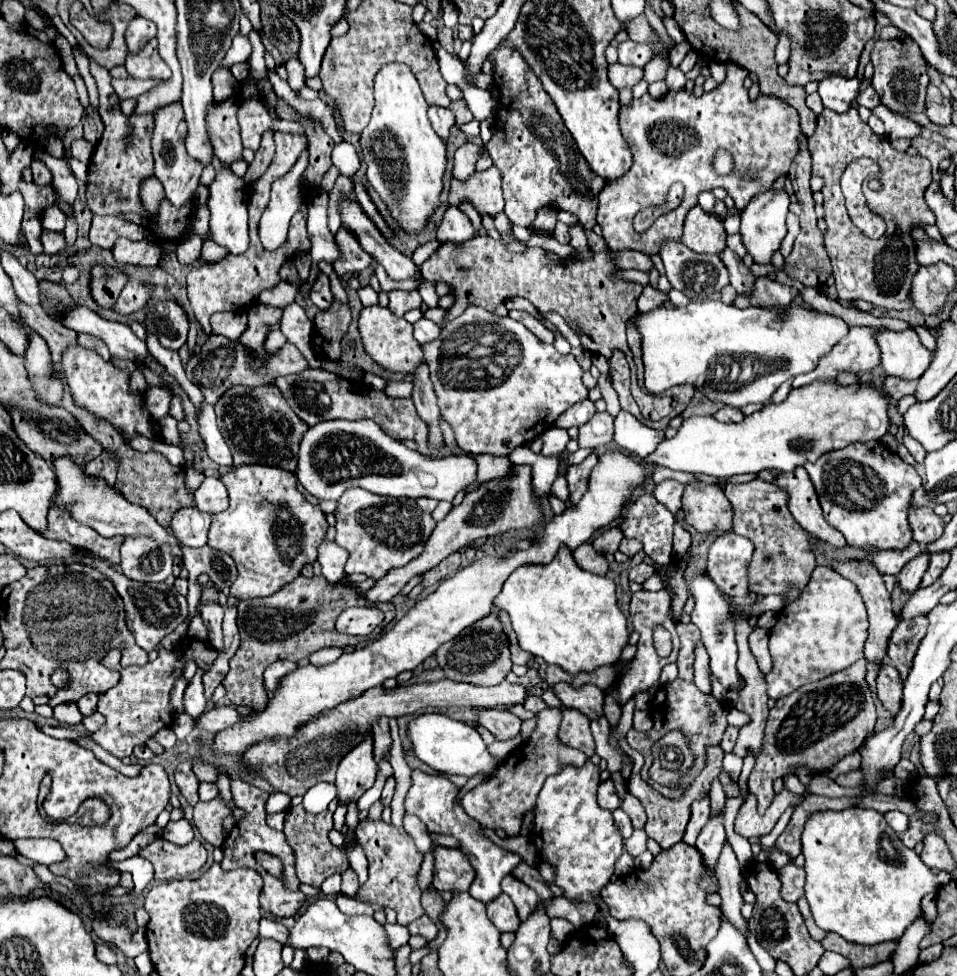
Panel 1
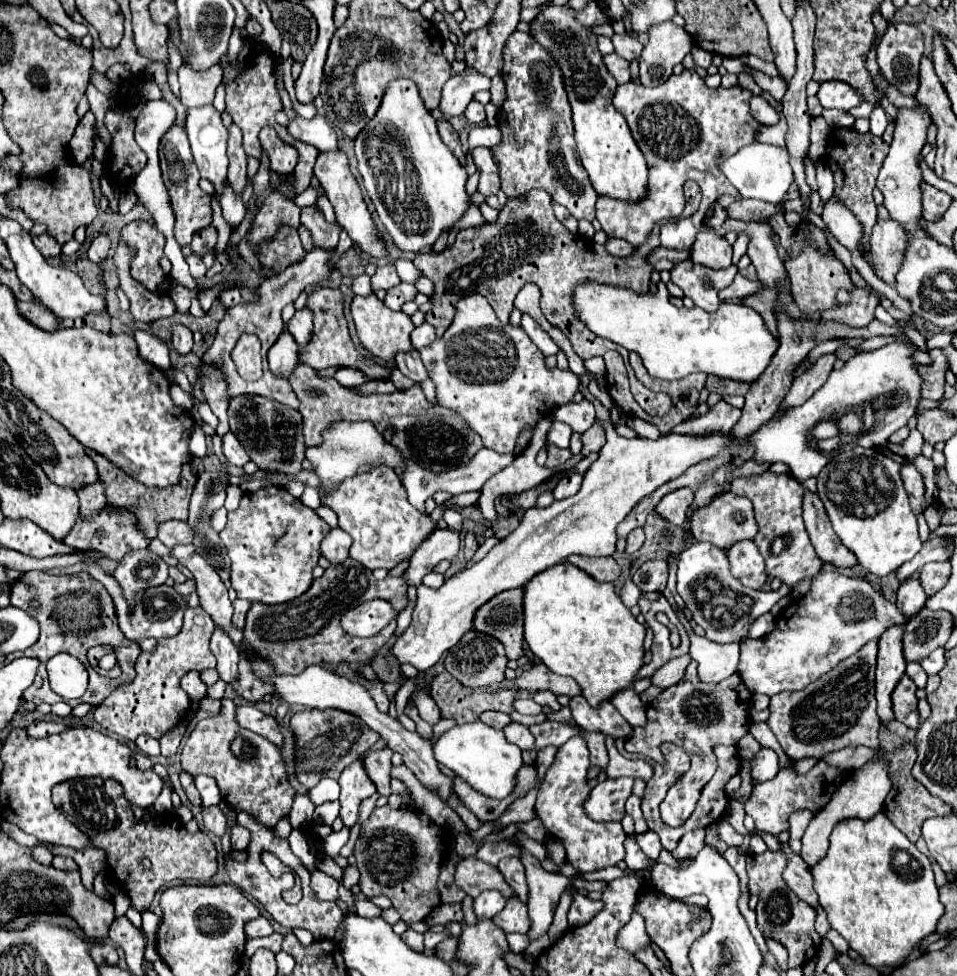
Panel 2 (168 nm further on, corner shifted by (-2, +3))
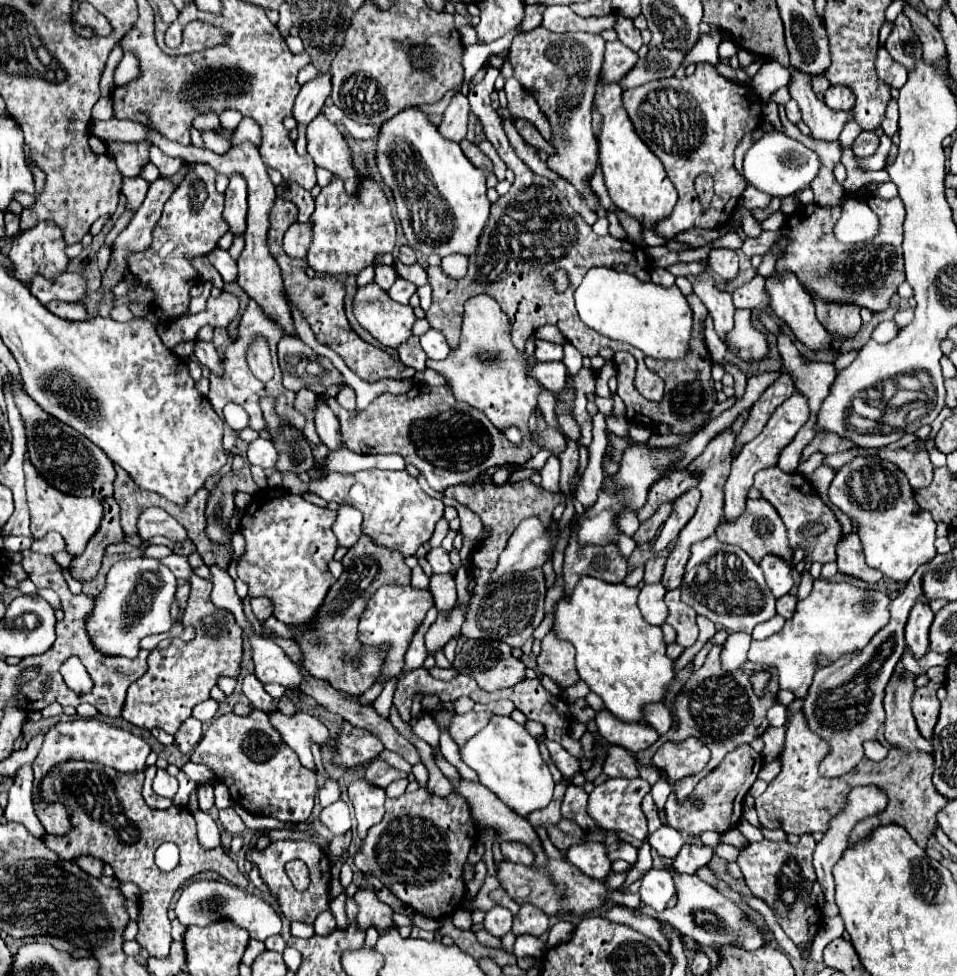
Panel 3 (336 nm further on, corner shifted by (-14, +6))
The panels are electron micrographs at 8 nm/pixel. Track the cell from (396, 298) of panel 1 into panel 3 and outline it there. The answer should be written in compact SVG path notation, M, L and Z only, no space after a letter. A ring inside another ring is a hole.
M396 278L396 282L394 282L392 288L388 290L388 294L390 294L392 300L396 300L396 302L400 302L400 304L408 304L410 296L412 296L416 290L418 290L418 288L416 288L412 282L408 282L408 280L404 280L404 278Z

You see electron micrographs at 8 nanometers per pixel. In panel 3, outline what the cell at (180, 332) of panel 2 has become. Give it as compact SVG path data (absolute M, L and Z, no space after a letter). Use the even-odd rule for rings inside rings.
M194 340L194 352L192 356L206 368L210 368L214 374L220 374L220 358L216 354L216 348L212 342L204 342L204 340Z

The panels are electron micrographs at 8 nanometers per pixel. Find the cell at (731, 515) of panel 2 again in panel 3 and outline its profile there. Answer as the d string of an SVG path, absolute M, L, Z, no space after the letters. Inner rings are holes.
M764 498L748 500L746 502L746 510L744 510L742 518L738 518L738 522L720 522L720 526L716 528L716 538L720 542L728 542L728 544L740 546L754 562L762 560L762 556L766 556L766 554L776 554L776 556L780 556L786 562L792 560L792 552L788 548L784 522L780 520L780 516L774 510L774 506L768 500L764 500Z

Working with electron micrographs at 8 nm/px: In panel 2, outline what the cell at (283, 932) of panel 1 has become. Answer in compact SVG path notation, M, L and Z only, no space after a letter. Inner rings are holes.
M256 917L256 919L252 919L252 921L248 921L246 923L246 927L244 927L244 933L246 933L246 937L250 939L250 937L266 937L266 935L270 935L274 929L272 929L272 925L270 925L270 921L266 919L266 917Z

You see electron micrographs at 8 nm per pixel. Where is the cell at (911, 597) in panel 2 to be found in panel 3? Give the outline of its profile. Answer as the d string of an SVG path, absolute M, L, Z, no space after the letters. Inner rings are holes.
M918 600L910 610L910 616L906 622L906 646L916 658L928 652L928 628L932 624L932 618L934 618L934 612L924 600Z

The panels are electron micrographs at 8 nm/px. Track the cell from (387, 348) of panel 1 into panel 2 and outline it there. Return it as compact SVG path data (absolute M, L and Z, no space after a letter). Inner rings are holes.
M374 293L366 295L366 297L360 297L356 295L354 301L352 301L352 319L354 319L354 325L356 325L356 331L358 331L358 339L362 341L362 345L376 357L384 359L384 361L392 361L394 355L398 351L410 351L412 345L410 345L410 333L414 329L410 317L402 311L392 311L388 309Z

